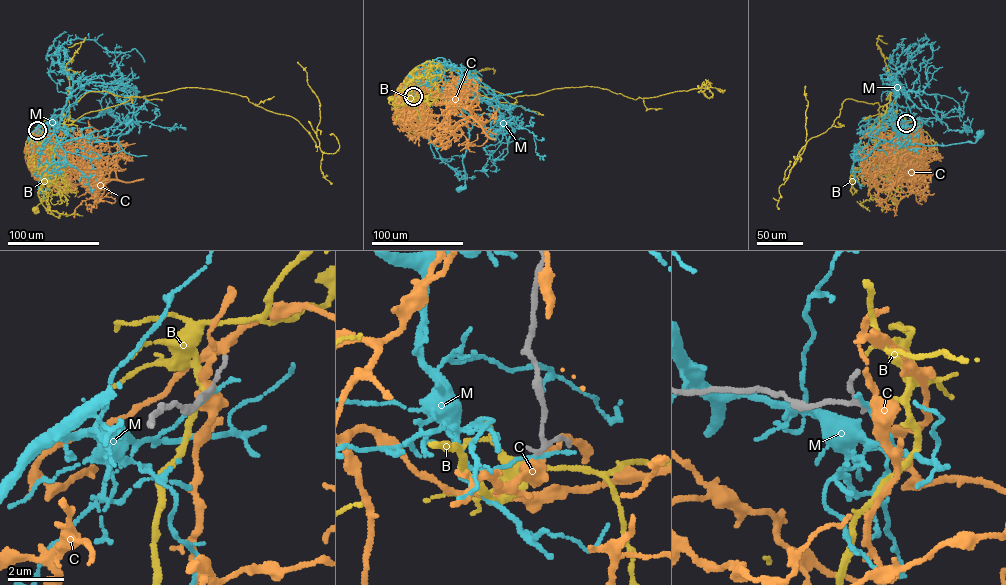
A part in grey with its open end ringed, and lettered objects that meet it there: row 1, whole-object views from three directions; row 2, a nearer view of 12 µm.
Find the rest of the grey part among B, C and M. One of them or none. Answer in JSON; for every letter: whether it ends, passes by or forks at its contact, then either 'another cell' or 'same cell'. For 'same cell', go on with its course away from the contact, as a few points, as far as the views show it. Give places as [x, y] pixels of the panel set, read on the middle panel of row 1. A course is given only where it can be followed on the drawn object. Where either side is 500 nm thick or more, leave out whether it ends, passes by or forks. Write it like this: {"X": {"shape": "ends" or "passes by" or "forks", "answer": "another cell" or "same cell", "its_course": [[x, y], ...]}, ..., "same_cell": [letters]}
{"B": {"shape": "ends", "answer": "same cell", "its_course": [[413, 96], [408, 94], [414, 86], [431, 76], [411, 82], [404, 105], [389, 103], [389, 99]]}, "C": {"answer": "another cell"}, "M": {"shape": "ends", "answer": "another cell"}, "same_cell": ["B"]}

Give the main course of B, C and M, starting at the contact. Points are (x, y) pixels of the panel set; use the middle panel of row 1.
B: (413, 96), (408, 94), (414, 86), (431, 76), (411, 82), (404, 105), (389, 103), (389, 99)
C: (413, 96), (399, 103), (392, 119), (446, 128), (471, 117), (487, 138), (466, 146), (461, 137)
M: (413, 96), (410, 89), (430, 84), (451, 100), (466, 123), (465, 188), (458, 188)

